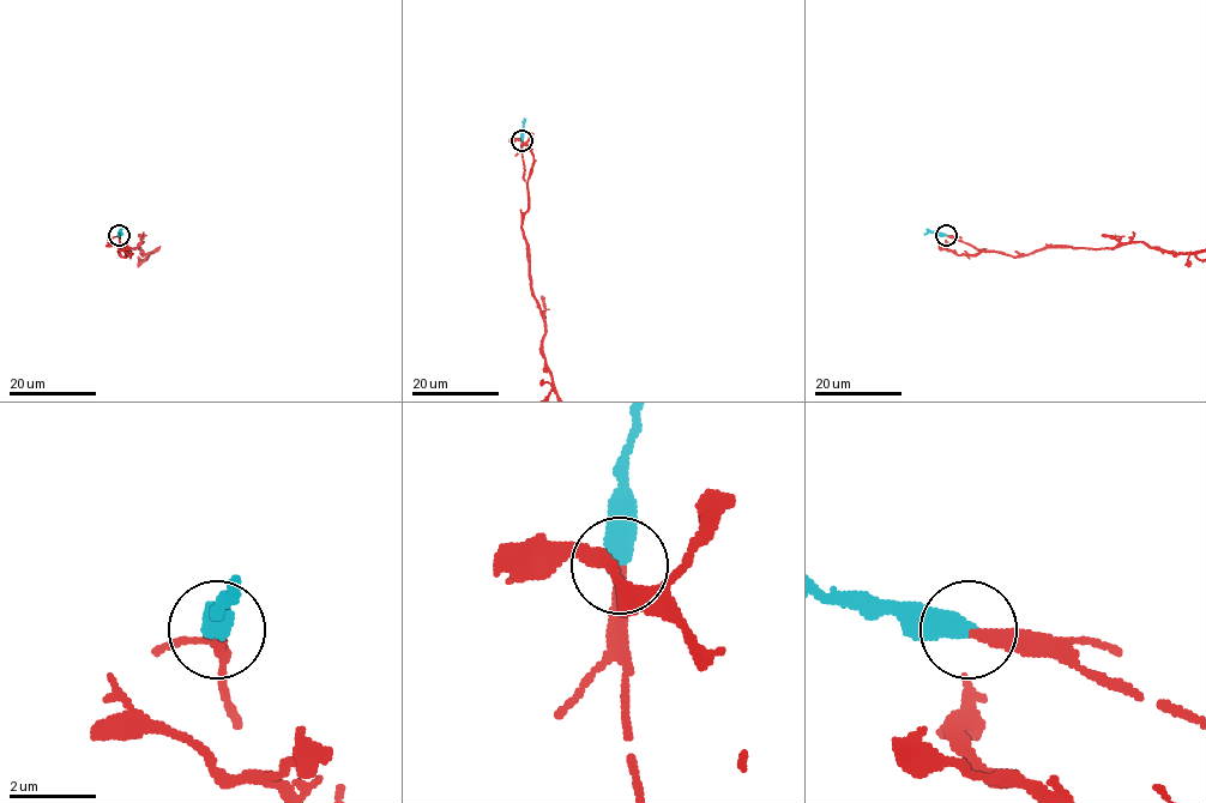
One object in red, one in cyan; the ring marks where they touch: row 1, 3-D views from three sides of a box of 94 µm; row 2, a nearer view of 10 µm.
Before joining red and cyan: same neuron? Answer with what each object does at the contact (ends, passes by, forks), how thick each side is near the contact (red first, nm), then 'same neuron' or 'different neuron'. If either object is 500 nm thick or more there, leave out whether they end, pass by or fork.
calibres 280 and 550 nm; same neuron

